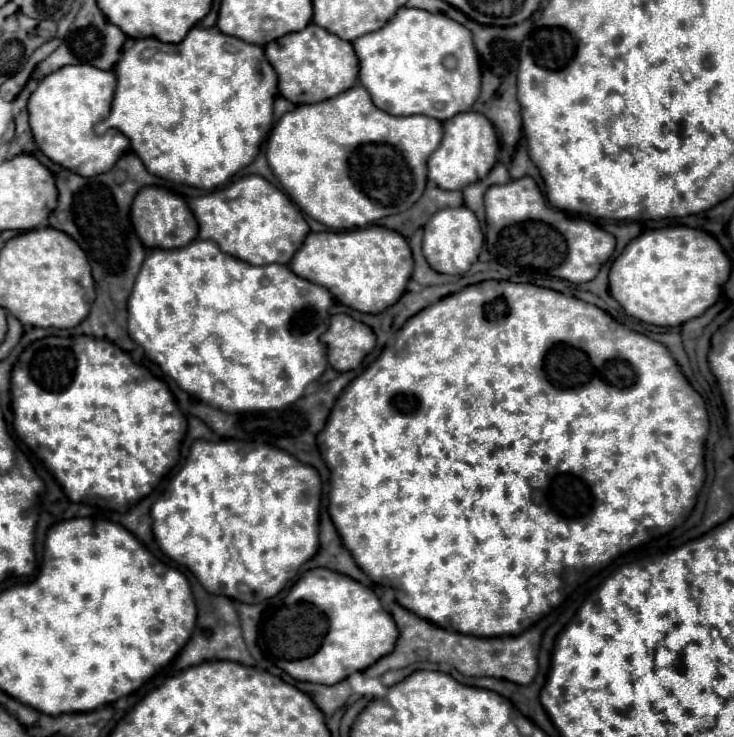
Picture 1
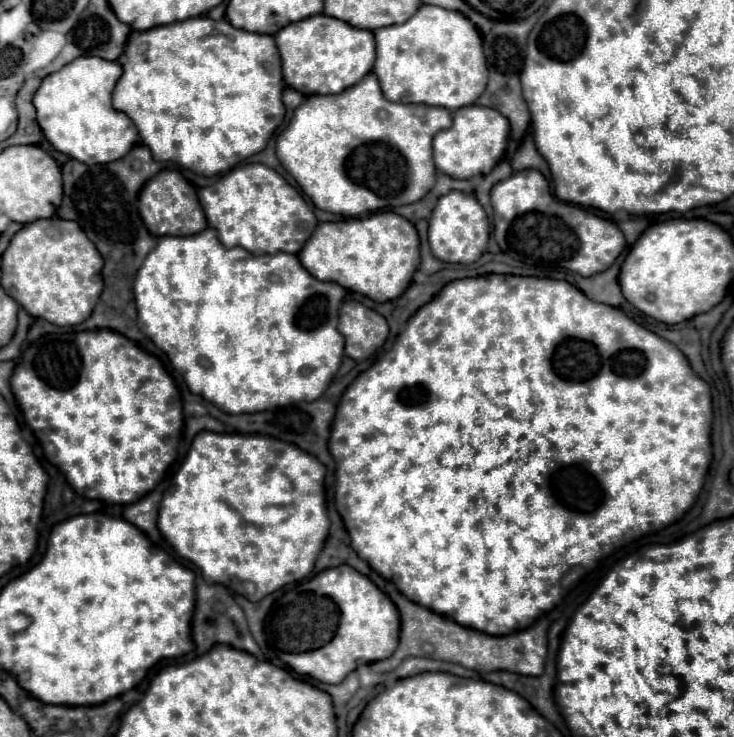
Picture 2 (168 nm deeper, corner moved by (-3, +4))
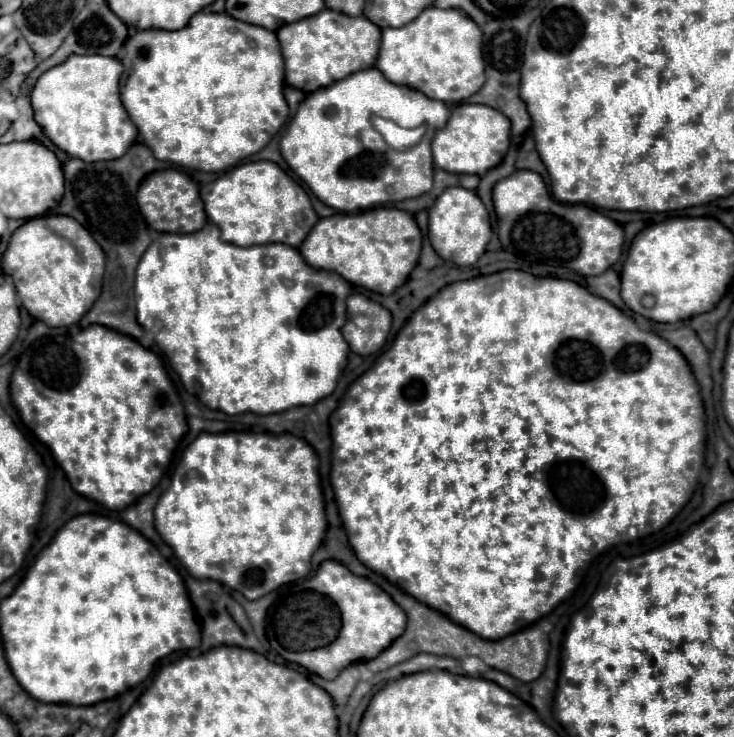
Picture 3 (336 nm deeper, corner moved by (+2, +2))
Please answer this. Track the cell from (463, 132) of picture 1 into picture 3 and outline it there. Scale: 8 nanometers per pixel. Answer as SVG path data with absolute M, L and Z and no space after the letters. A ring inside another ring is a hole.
M461 103L453 109L451 119L443 129L439 129L431 141L433 149L433 163L435 167L449 171L449 173L469 173L469 175L485 175L489 169L499 165L501 157L509 147L509 119L487 107L487 105L471 105Z

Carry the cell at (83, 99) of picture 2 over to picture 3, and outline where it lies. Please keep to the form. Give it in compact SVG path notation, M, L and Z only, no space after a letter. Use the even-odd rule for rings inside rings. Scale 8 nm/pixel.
M69 57L65 63L45 71L35 83L31 93L35 121L43 127L45 135L71 157L89 163L123 157L137 137L137 127L131 123L119 99L121 73L123 65L115 57Z

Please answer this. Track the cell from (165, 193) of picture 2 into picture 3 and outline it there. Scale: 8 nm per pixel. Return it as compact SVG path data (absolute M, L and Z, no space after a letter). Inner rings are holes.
M173 169L151 173L137 191L137 205L149 227L155 231L195 233L207 223L207 215L203 211L203 201L199 197L197 183Z

